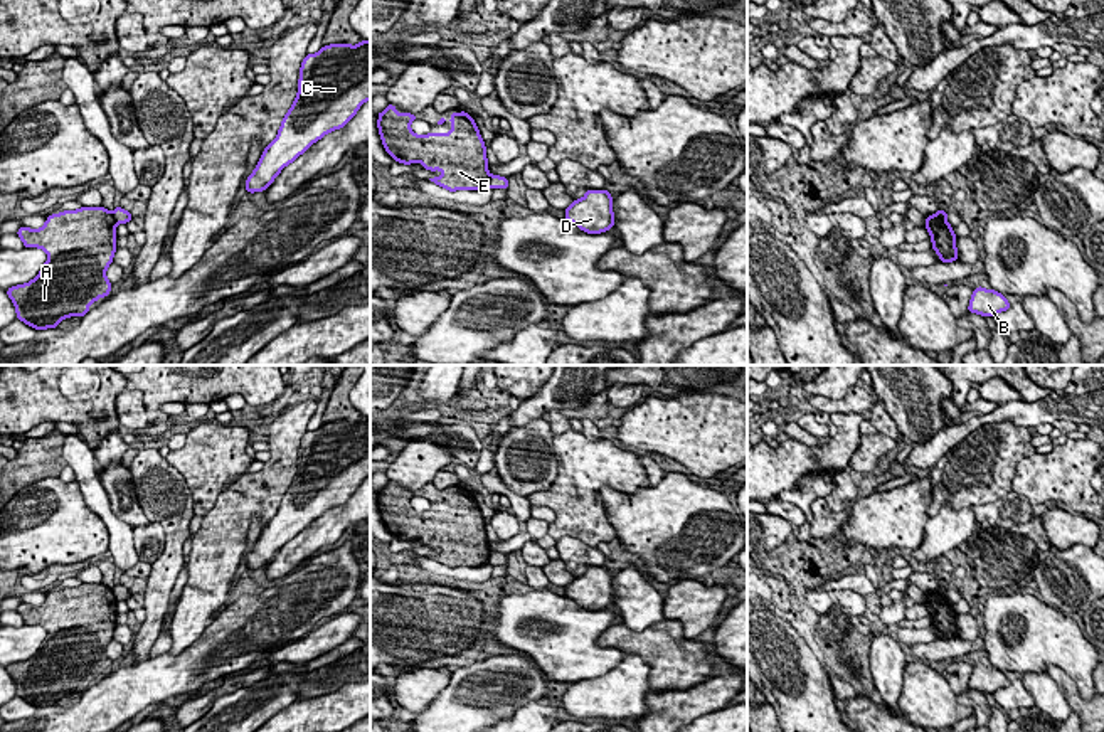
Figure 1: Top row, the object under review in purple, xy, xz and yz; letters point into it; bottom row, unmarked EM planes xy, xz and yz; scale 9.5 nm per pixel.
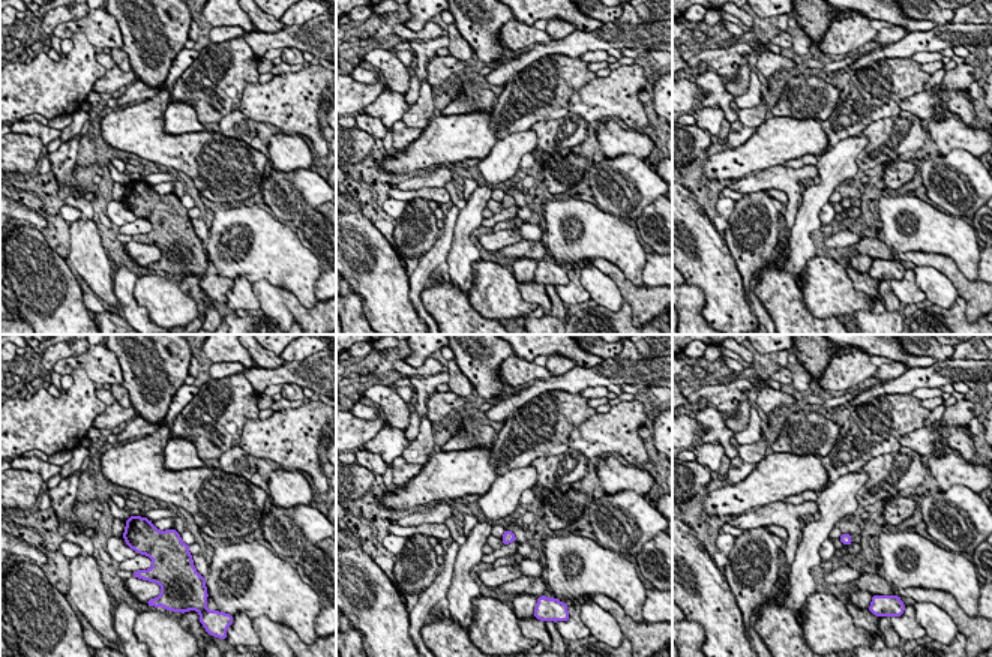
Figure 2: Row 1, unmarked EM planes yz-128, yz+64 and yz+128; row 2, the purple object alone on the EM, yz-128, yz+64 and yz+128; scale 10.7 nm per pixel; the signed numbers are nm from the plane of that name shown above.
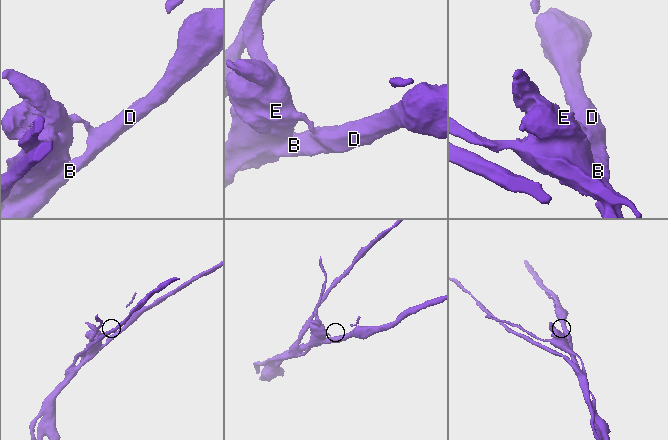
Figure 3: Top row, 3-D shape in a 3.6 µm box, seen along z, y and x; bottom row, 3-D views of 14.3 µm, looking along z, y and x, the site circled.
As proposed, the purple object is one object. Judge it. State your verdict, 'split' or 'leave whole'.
split

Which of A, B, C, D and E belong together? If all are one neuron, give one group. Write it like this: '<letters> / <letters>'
A E / B C D

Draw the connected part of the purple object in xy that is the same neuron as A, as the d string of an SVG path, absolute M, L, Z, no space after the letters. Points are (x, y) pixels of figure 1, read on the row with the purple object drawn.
M82 205L77 210L64 210L49 215L40 229L20 227L17 234L25 247L39 247L49 256L32 281L7 289L17 318L29 326L56 328L64 318L84 316L91 303L109 294L113 284L106 278L106 269L118 247L116 222L108 209Z

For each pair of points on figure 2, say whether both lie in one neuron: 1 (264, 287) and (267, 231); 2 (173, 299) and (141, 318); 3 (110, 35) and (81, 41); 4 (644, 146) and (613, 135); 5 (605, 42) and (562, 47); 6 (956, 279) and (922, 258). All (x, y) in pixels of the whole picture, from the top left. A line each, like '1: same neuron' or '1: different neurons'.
1: different neurons
2: different neurons
3: different neurons
4: same neuron
5: same neuron
6: same neuron

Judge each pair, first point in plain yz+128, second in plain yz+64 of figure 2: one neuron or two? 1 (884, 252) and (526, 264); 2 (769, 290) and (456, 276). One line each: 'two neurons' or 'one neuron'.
1: two neurons
2: two neurons

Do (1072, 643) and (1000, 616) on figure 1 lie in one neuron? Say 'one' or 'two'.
one

